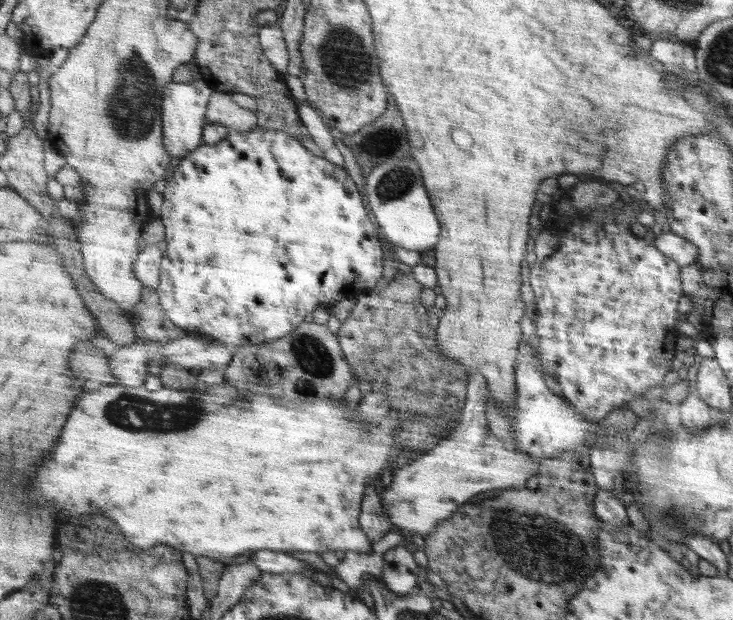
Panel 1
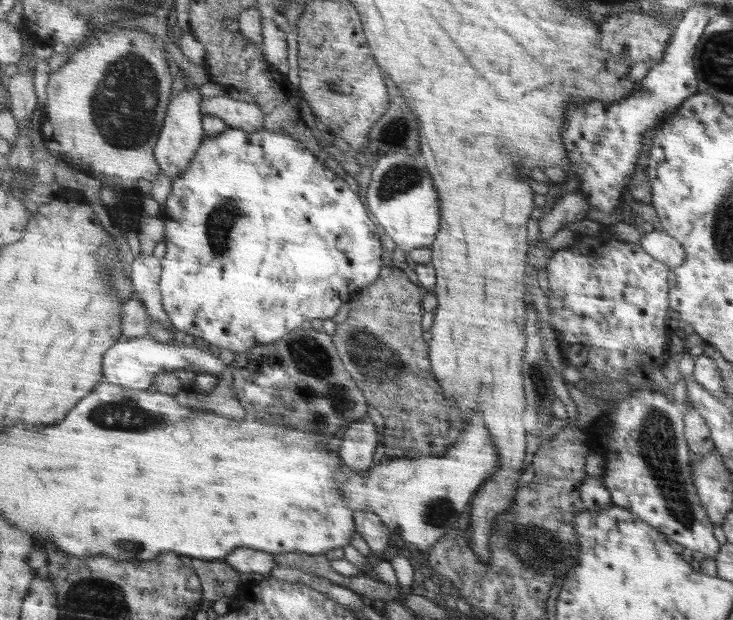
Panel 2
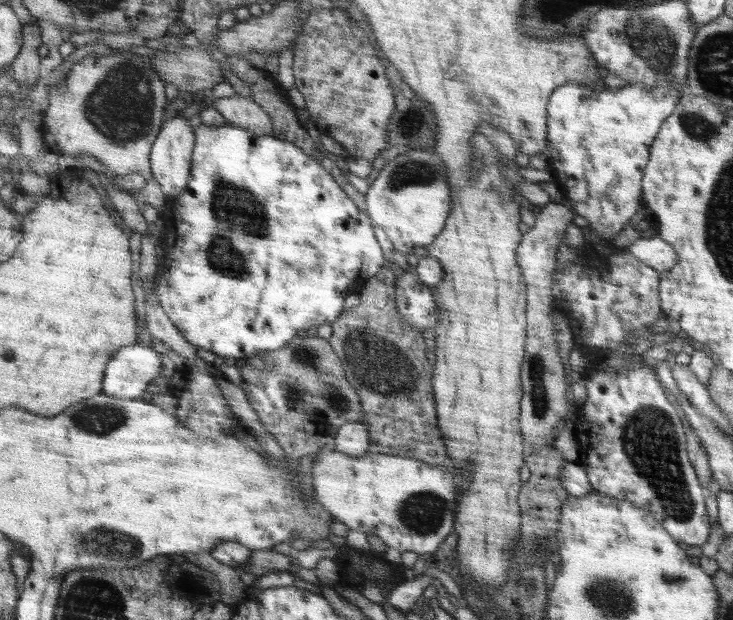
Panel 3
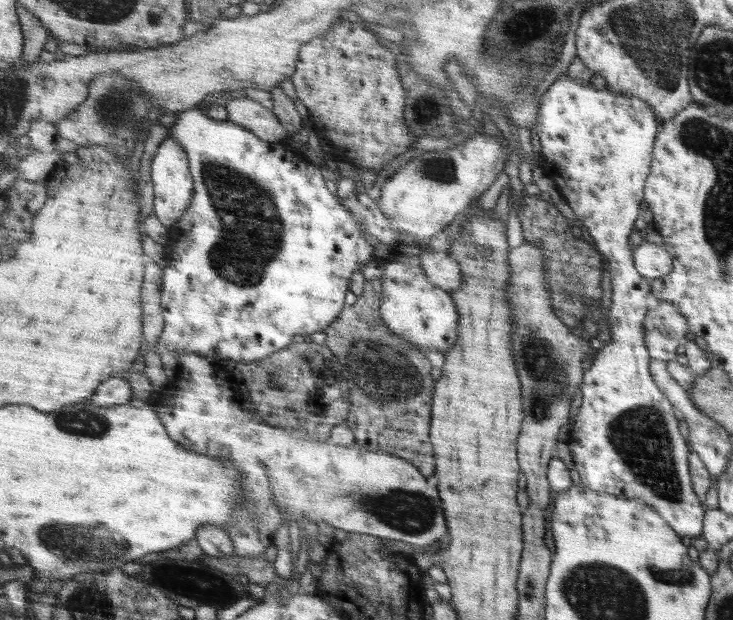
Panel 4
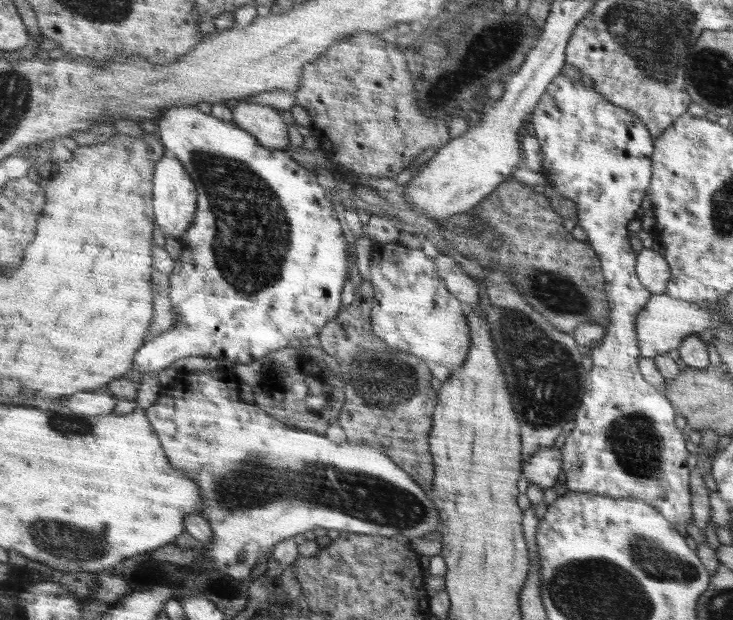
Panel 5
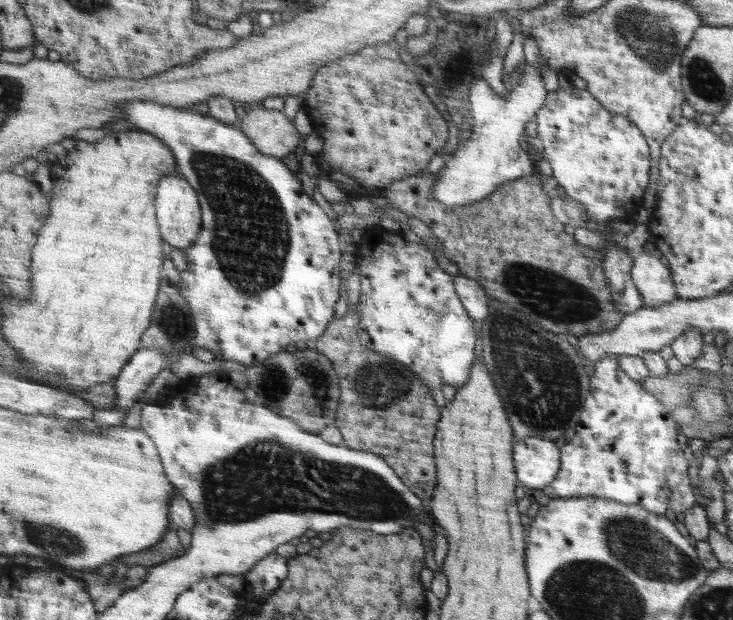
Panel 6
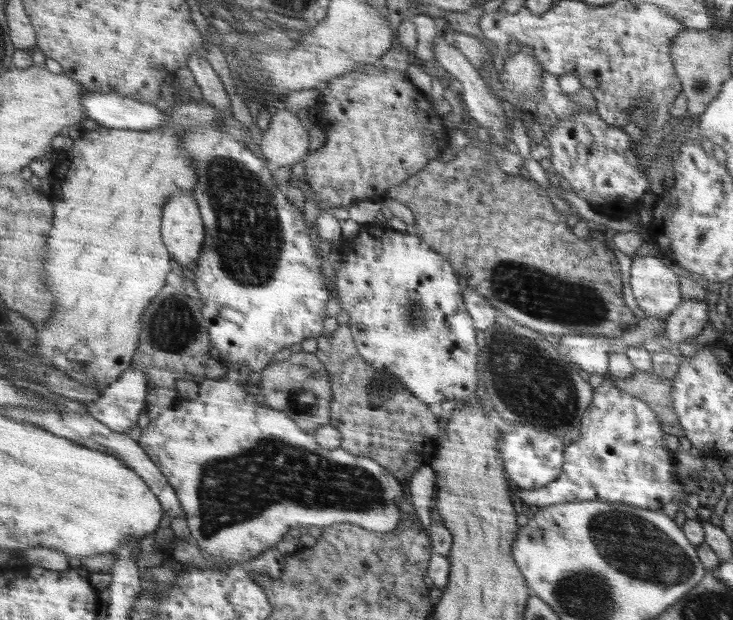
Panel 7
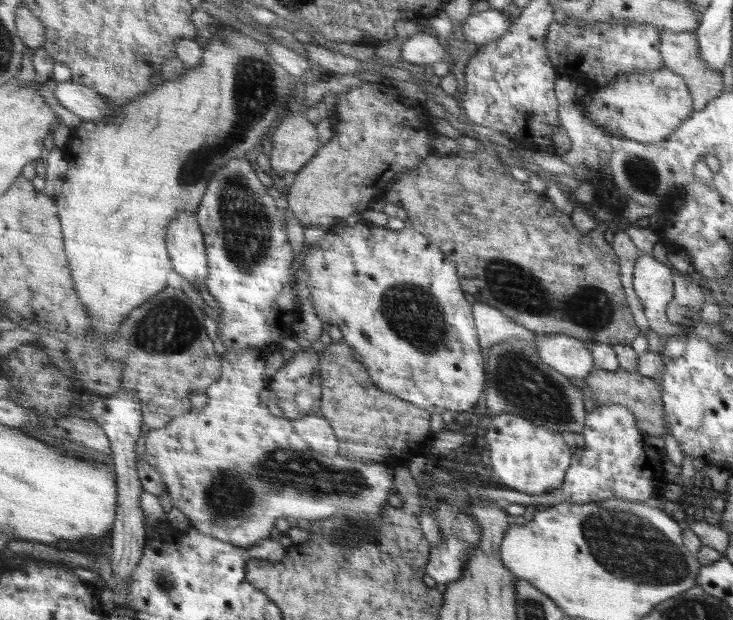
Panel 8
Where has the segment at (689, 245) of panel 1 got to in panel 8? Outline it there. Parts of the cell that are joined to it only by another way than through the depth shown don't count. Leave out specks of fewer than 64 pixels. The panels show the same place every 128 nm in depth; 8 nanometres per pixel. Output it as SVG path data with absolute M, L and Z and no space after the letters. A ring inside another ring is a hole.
M641 254L634 265L633 291L643 306L649 329L667 337L682 334L681 329L667 317L668 306L675 294L670 265L654 259L652 254Z

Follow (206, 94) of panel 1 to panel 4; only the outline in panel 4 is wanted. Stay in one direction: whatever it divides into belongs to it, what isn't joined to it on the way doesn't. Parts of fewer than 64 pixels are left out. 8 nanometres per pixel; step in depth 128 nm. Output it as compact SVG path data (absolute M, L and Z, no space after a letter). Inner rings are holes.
M173 135L165 139L153 158L152 177L155 191L155 215L168 227L174 226L186 212L194 196L195 182L190 171L190 162L182 143L177 142Z

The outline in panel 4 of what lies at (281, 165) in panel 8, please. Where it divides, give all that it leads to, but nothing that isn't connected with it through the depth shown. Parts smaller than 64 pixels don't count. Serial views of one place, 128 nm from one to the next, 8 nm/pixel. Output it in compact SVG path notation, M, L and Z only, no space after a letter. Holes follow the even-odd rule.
M249 97L242 99L231 99L227 102L225 110L228 114L227 121L238 123L240 126L247 127L249 131L253 131L261 139L268 142L280 142L286 140L286 129L282 136L282 123L279 122L278 116L260 106L258 101L254 101Z

